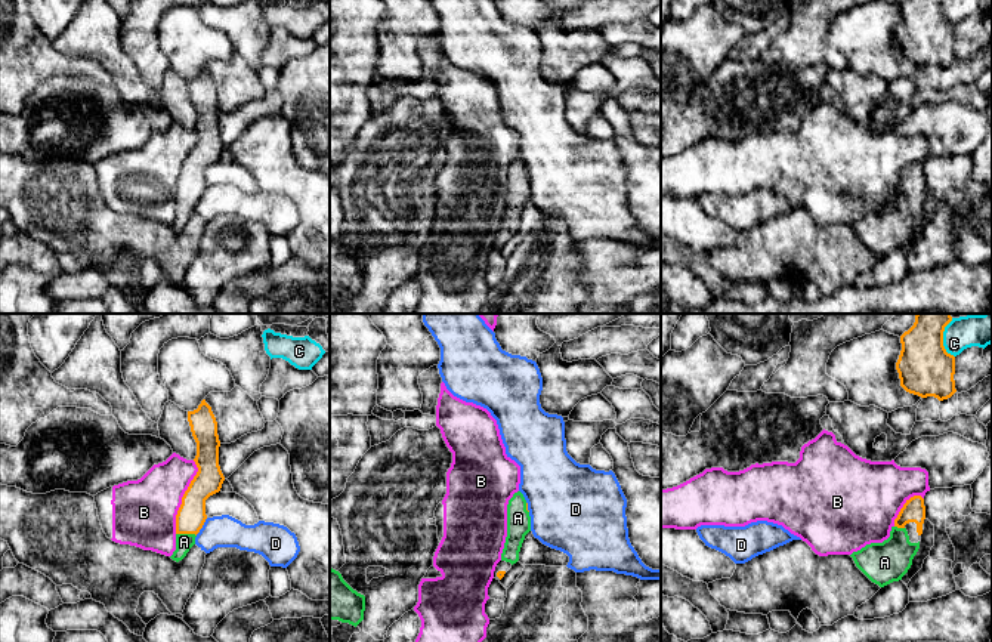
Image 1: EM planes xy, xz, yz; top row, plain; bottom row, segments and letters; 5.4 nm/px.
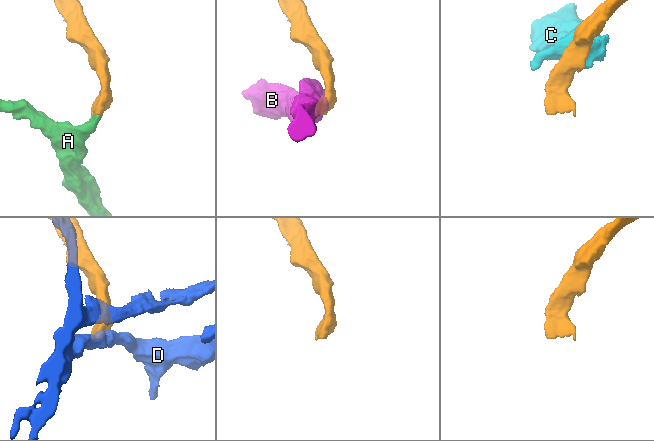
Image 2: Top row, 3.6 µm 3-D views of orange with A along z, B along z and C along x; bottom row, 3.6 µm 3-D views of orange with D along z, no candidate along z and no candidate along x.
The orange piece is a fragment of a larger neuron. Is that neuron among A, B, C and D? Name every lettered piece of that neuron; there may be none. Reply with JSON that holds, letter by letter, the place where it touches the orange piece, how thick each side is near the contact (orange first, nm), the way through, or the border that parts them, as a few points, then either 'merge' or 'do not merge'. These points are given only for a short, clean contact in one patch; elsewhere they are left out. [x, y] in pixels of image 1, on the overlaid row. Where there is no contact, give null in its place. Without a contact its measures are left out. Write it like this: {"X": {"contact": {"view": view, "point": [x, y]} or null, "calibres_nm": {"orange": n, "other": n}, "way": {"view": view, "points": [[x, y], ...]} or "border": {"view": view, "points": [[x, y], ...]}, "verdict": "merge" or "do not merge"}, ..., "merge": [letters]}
{"A": {"contact": {"view": "xy", "point": [187, 533]}, "calibres_nm": {"orange": 160, "other": 100}, "way": {"view": "xy", "points": [[191, 515], [187, 533], [184, 542]]}, "verdict": "merge"}, "B": {"contact": {"view": "xy", "point": [182, 497]}, "calibres_nm": {"orange": 160, "other": 360}, "verdict": "do not merge"}, "C": {"contact": {"view": "yz", "point": [942, 339]}, "calibres_nm": {"orange": 300, "other": 180}, "verdict": "do not merge"}, "D": {"contact": {"view": "xy", "point": [201, 527]}, "calibres_nm": {"orange": 160, "other": 180}, "border": {"view": "xy", "points": [[207, 518], [195, 534]]}, "verdict": "do not merge"}, "merge": ["A"]}

